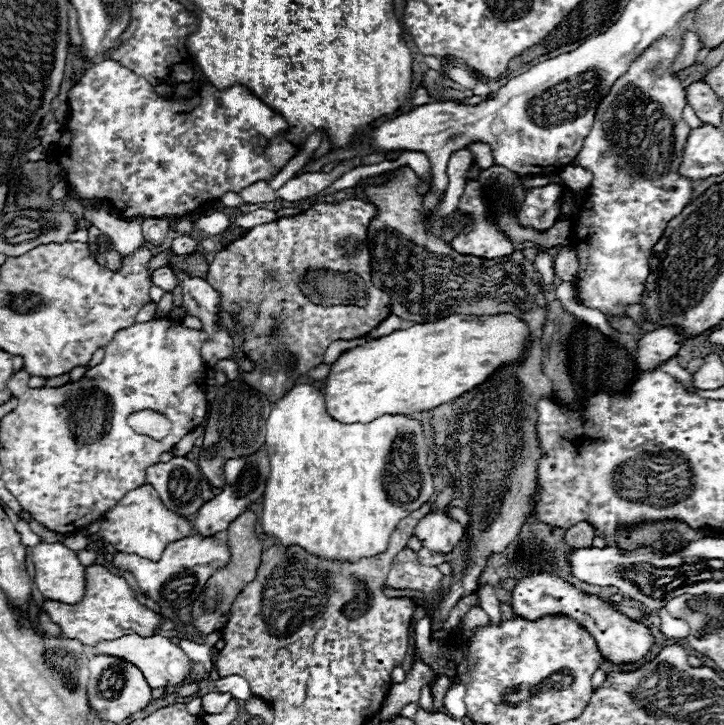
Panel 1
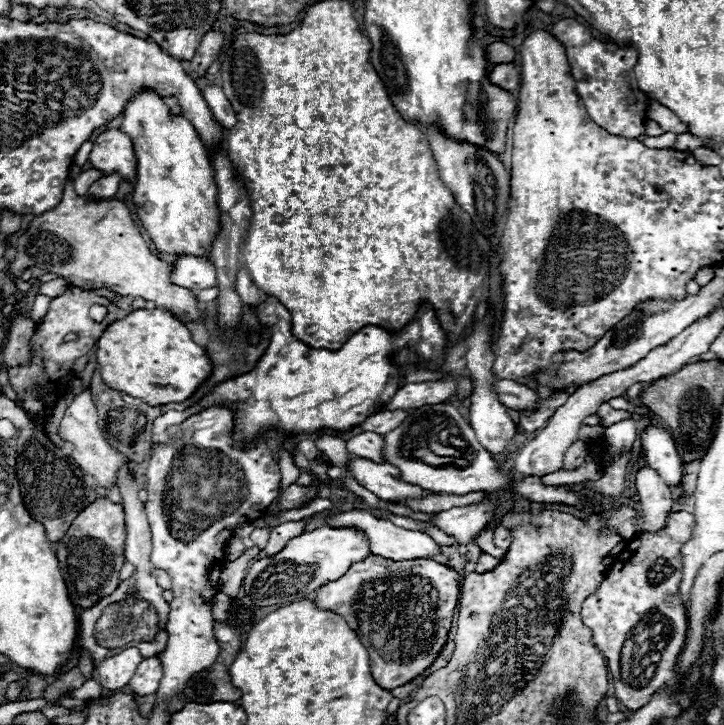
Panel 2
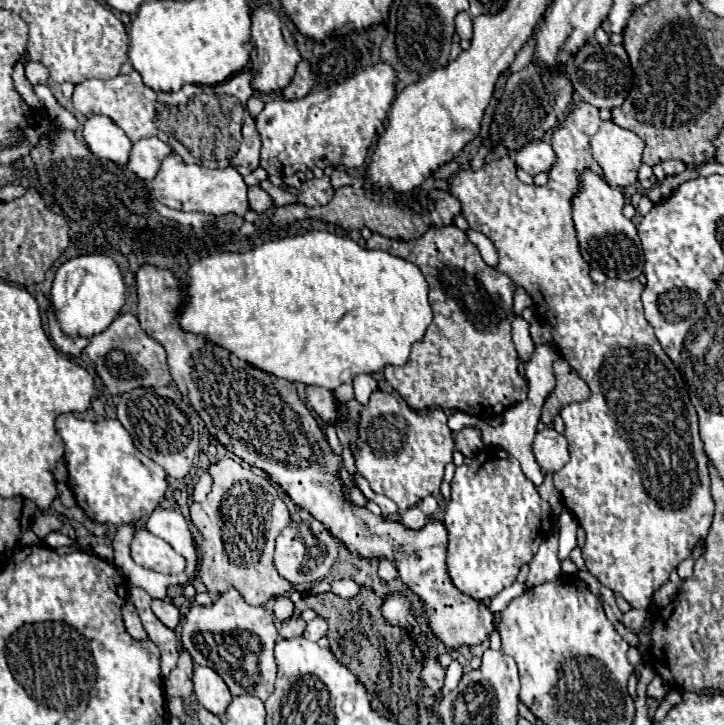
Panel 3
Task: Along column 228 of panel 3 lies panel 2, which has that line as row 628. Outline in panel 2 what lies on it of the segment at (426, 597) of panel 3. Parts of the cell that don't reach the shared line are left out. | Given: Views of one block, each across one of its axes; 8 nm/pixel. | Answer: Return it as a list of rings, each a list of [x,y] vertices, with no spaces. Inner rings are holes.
[[[370,556],[370,560],[364,560],[362,564],[352,564],[348,572],[338,580],[322,586],[316,592],[314,602],[318,604],[318,608],[330,610],[348,620],[350,628],[358,632],[360,642],[370,652],[372,676],[376,684],[386,690],[392,690],[420,676],[426,668],[432,666],[432,662],[442,652],[458,604],[458,594],[460,594],[458,584],[460,584],[458,572],[448,566],[436,564],[434,560],[394,562],[394,560],[382,560],[380,556]]]

